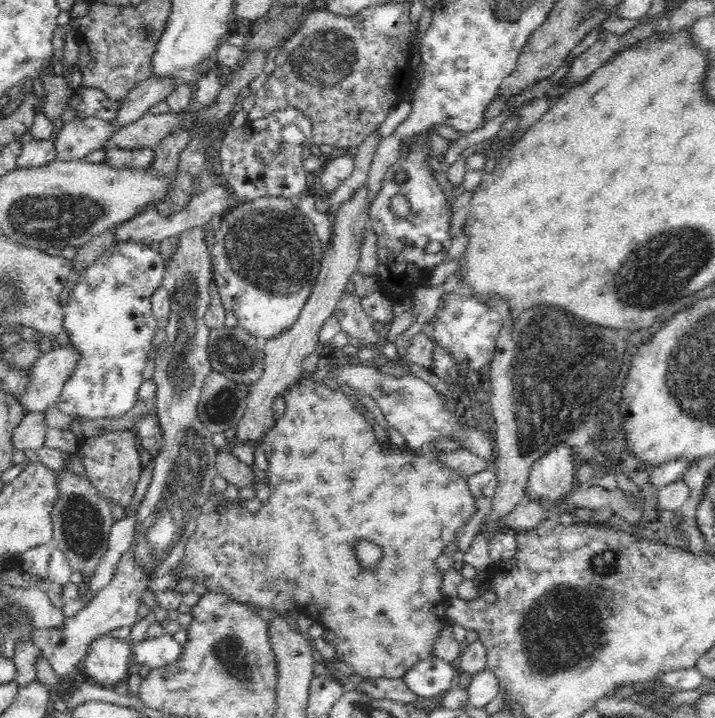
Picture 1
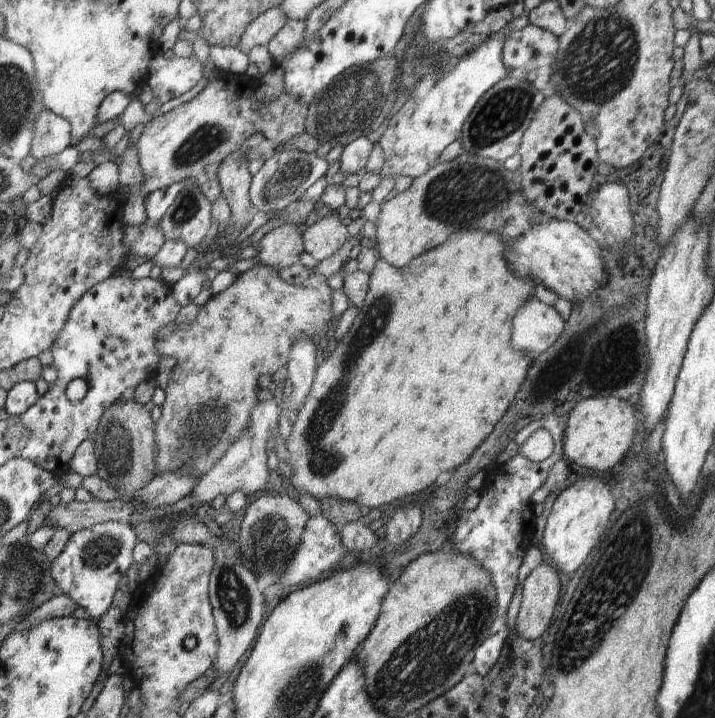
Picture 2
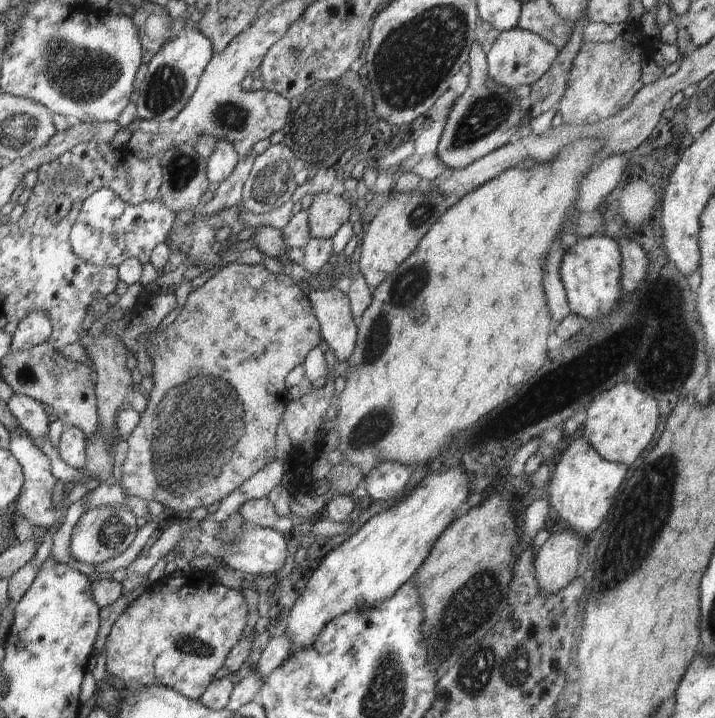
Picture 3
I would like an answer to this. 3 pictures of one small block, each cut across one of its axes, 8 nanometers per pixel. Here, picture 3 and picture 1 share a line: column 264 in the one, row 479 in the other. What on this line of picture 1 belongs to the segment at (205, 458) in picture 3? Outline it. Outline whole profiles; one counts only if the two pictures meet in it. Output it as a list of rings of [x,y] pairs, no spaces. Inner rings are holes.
[[[305,376],[299,383],[288,388],[284,400],[285,413],[275,422],[275,426],[263,439],[263,451],[269,462],[266,482],[271,490],[270,498],[266,500],[266,504],[262,504],[262,508],[257,513],[250,513],[244,505],[245,500],[227,502],[223,497],[223,492],[211,493],[198,517],[194,534],[186,543],[184,556],[171,573],[178,574],[178,581],[192,577],[196,581],[196,585],[205,586],[208,591],[222,592],[236,601],[251,605],[256,612],[264,615],[274,612],[286,614],[288,609],[295,607],[312,618],[314,623],[320,623],[325,629],[334,632],[335,637],[330,643],[336,649],[336,658],[353,666],[355,674],[366,679],[380,677],[402,679],[405,672],[416,662],[433,655],[434,641],[446,624],[449,598],[440,593],[444,574],[434,565],[434,560],[443,554],[444,547],[454,541],[456,530],[460,530],[470,516],[476,512],[475,496],[469,489],[467,477],[440,462],[437,459],[440,451],[435,449],[432,442],[425,443],[420,448],[420,452],[414,452],[406,446],[396,447],[387,444],[389,441],[370,422],[366,421],[363,412],[354,407],[352,401],[342,393],[341,389],[331,390],[322,382],[313,382],[309,376]],[[219,504],[227,506],[224,514],[216,513],[216,506]],[[356,540],[370,540],[382,548],[384,558],[378,564],[378,568],[374,568],[372,572],[362,570],[358,566],[358,562],[354,560],[352,542],[356,542]]]

